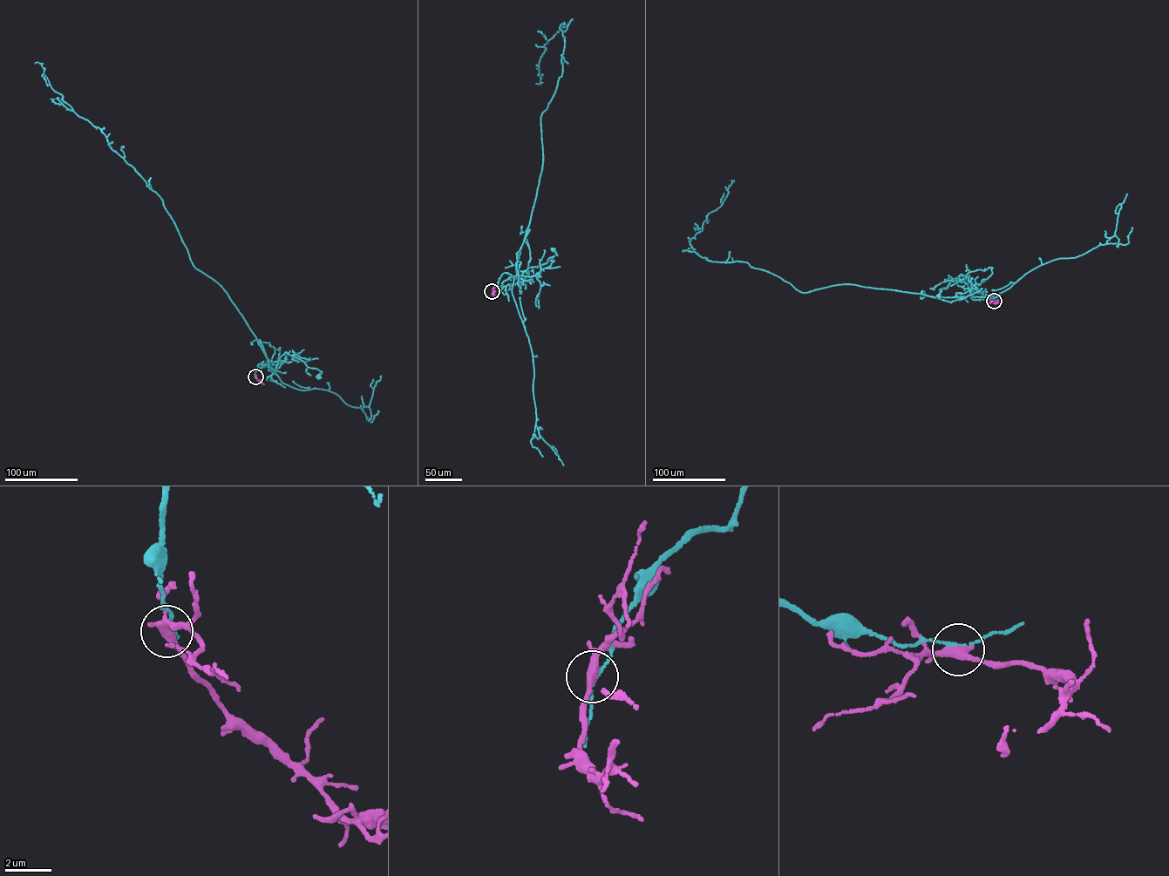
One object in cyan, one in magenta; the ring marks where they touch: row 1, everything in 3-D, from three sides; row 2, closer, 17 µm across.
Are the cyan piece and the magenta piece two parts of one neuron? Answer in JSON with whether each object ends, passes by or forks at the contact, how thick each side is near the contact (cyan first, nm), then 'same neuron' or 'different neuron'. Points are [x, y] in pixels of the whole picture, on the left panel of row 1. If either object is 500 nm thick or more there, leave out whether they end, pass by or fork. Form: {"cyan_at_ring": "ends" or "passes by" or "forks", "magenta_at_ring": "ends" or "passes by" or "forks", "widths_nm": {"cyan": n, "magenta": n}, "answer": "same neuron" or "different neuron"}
{"cyan_at_ring": "passes by", "magenta_at_ring": "passes by", "widths_nm": {"cyan": 90, "magenta": 400}, "answer": "different neuron"}

